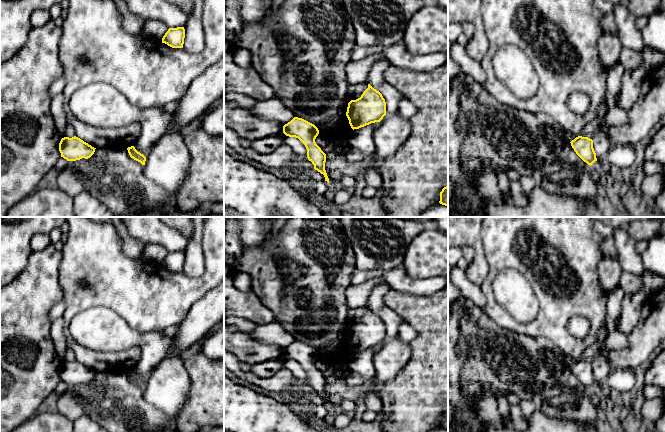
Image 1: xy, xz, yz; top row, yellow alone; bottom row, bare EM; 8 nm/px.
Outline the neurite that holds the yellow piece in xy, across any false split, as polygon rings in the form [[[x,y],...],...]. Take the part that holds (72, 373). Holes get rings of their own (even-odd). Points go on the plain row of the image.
[[[74,360],[72,362],[64,361],[59,367],[61,381],[67,385],[76,385],[82,382],[90,382],[94,376],[94,371]]]

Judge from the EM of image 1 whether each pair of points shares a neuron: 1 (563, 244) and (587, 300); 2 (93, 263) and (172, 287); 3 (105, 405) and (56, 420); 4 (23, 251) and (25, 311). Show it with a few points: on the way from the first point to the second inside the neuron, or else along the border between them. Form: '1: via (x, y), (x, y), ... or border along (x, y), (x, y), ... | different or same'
1: via (567, 258), (578, 271), (583, 280), (583, 286) | same
2: via (113, 280), (128, 287), (152, 287) | same
3: border along (57, 410), (73, 421) | different
4: border along (32, 251), (27, 265), (10, 282) | different

